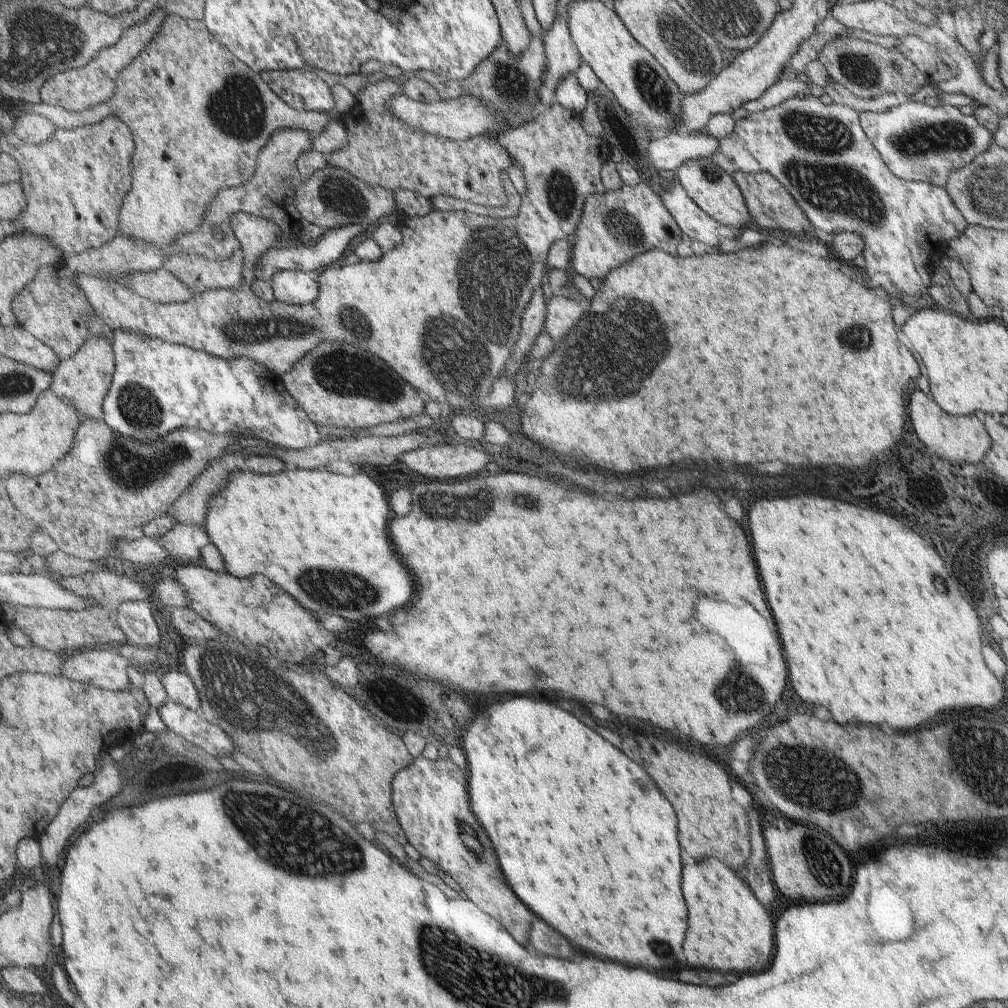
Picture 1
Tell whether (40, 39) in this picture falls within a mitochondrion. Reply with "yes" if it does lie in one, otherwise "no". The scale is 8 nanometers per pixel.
yes

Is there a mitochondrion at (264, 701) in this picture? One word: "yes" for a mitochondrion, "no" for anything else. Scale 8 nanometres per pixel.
yes

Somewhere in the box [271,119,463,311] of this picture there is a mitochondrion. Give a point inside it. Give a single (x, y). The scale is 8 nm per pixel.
(338, 194)

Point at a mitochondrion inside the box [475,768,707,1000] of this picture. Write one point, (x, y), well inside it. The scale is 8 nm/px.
(659, 947)

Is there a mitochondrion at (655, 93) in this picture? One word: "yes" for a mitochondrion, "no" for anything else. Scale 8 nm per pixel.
yes

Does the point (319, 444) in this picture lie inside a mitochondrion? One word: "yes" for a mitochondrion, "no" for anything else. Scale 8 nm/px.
no

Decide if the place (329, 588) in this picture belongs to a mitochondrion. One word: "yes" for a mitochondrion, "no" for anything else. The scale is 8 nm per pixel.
yes

